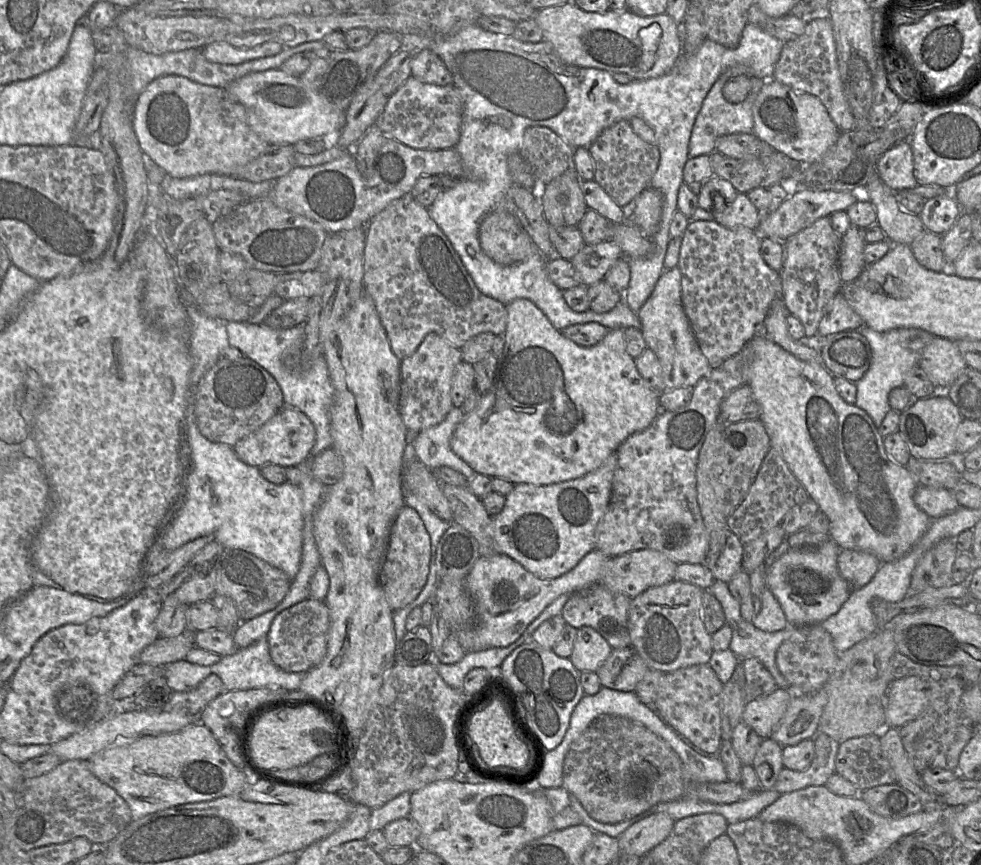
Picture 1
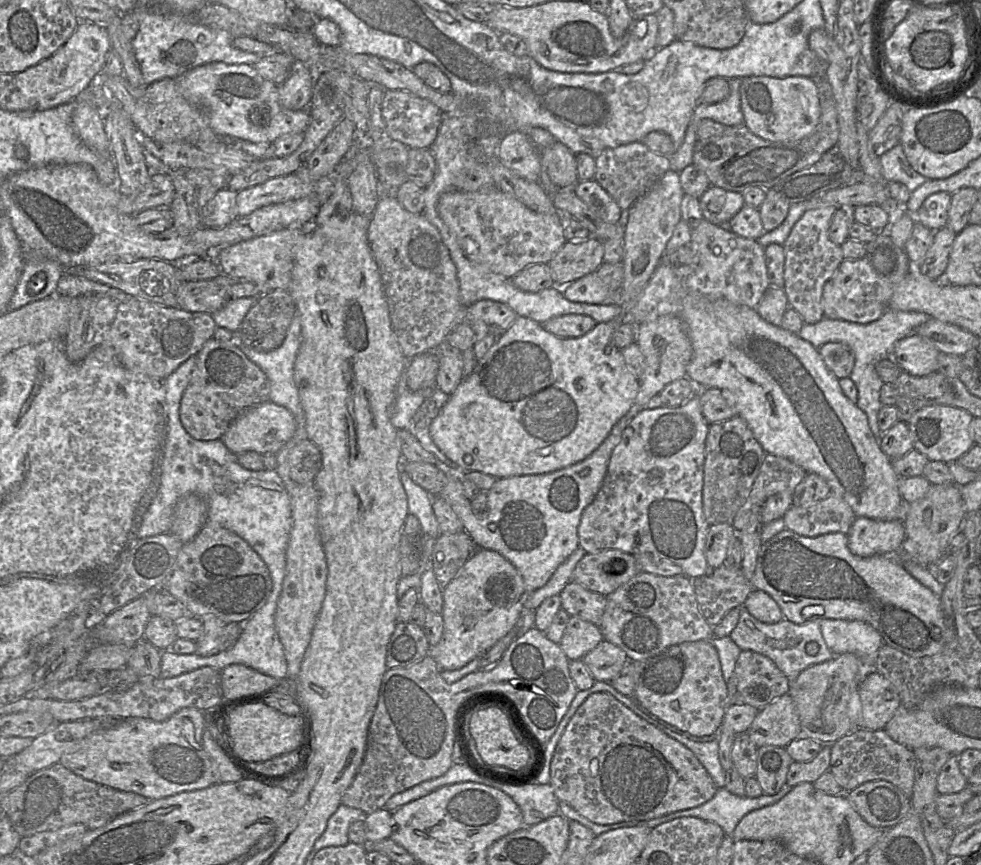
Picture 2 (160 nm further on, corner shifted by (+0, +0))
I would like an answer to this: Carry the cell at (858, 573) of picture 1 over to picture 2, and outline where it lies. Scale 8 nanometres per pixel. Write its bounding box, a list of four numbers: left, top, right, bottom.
[846,517,905,555]

